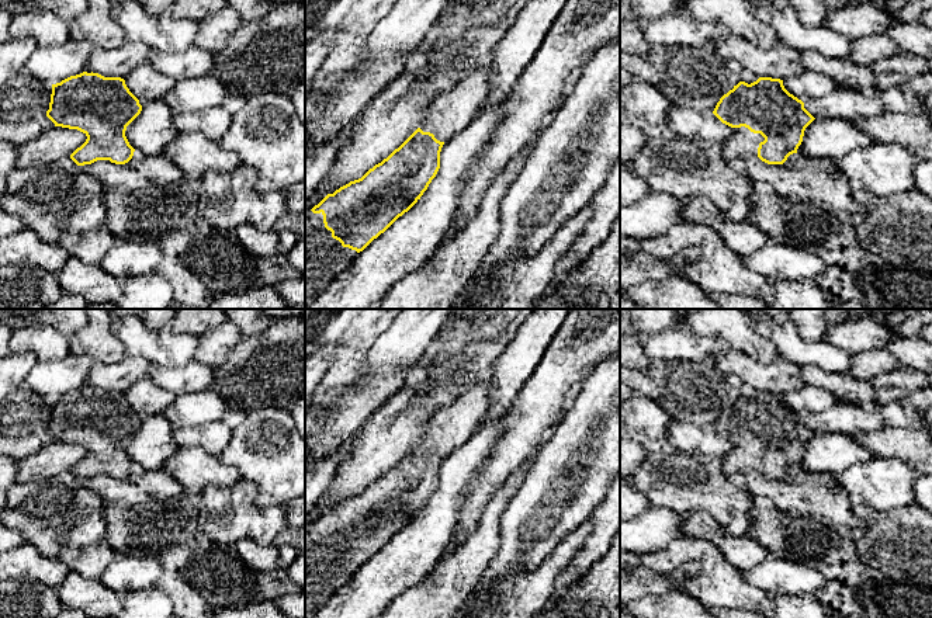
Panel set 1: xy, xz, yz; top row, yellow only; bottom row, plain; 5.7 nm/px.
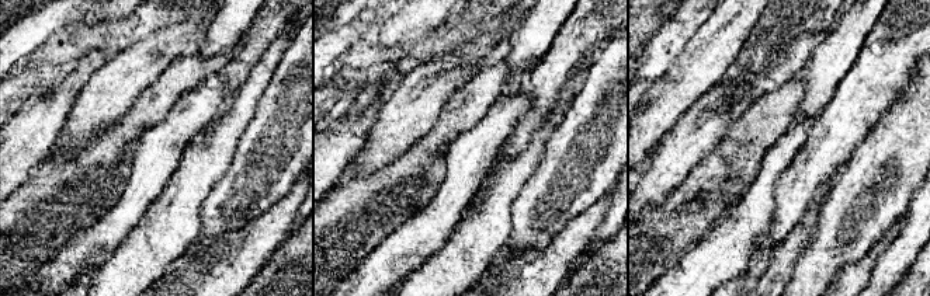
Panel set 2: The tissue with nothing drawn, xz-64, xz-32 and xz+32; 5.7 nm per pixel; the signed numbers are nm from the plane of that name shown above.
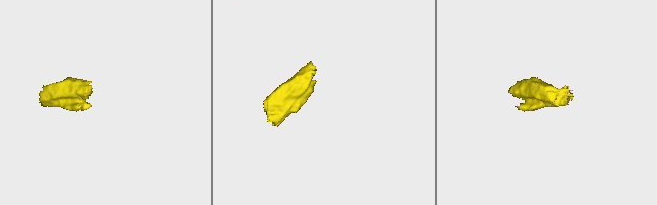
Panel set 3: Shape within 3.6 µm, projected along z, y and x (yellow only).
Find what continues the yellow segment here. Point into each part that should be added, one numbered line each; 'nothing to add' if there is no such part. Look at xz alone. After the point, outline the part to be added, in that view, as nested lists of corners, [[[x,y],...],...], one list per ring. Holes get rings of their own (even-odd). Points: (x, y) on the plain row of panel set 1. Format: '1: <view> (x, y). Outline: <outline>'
1: xz (451, 426). Outline: [[[486,376],[470,386],[448,406],[441,406],[427,424],[423,447],[430,447],[440,456],[447,456],[462,445],[479,427],[489,409],[492,385]]]

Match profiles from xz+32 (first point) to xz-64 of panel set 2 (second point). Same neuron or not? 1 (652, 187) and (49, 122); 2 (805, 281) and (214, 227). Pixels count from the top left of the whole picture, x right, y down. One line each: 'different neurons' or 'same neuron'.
1: different neurons
2: same neuron

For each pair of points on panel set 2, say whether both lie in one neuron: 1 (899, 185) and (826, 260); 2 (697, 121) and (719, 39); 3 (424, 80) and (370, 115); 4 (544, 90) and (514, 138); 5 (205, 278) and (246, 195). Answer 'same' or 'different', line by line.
1: same
2: different
3: different
4: same
5: different

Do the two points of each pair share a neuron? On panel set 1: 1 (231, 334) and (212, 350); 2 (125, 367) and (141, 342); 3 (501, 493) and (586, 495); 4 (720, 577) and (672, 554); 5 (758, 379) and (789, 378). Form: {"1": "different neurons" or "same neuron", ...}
{"1": "same neuron", "2": "different neurons", "3": "different neurons", "4": "same neuron", "5": "same neuron"}

